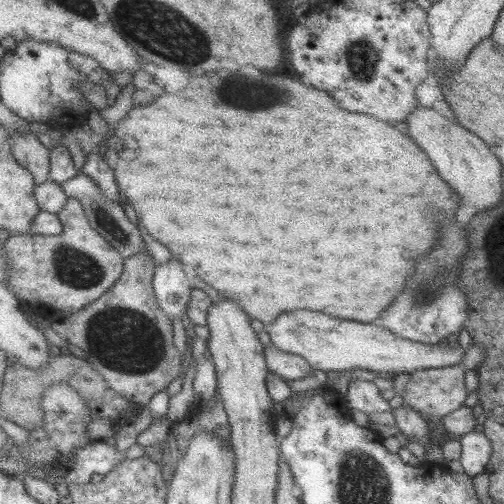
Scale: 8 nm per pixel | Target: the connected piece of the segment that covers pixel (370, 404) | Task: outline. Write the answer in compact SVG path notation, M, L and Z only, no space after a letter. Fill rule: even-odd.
M362 379L349 382L349 388L344 395L349 409L358 409L368 414L388 412L390 403L380 396L380 390L373 381Z

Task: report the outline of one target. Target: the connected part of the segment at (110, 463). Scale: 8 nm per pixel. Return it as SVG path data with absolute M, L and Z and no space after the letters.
M104 441L90 442L71 452L74 466L62 479L68 486L70 483L89 483L92 474L105 475L112 467L121 463L126 452L119 452L115 446L109 446Z

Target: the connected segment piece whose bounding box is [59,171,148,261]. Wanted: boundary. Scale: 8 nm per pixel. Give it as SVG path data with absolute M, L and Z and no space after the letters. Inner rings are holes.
M79 171L72 180L66 180L64 184L59 184L59 186L68 198L75 198L80 202L92 228L96 229L96 232L107 240L112 248L122 256L124 261L132 258L132 256L148 254L146 244L143 242L138 227L128 219L122 205L102 194L102 190L96 186L96 182L93 182L90 176Z

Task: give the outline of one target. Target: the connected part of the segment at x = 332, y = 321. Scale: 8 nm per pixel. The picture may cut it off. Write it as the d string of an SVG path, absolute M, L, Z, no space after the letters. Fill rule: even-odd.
M292 310L278 316L265 325L271 336L271 344L278 350L303 356L314 369L344 372L353 368L371 370L382 375L385 372L412 373L418 369L442 368L458 365L465 351L457 343L447 347L414 342L390 332L374 323L364 324L355 320L340 320L322 312Z

